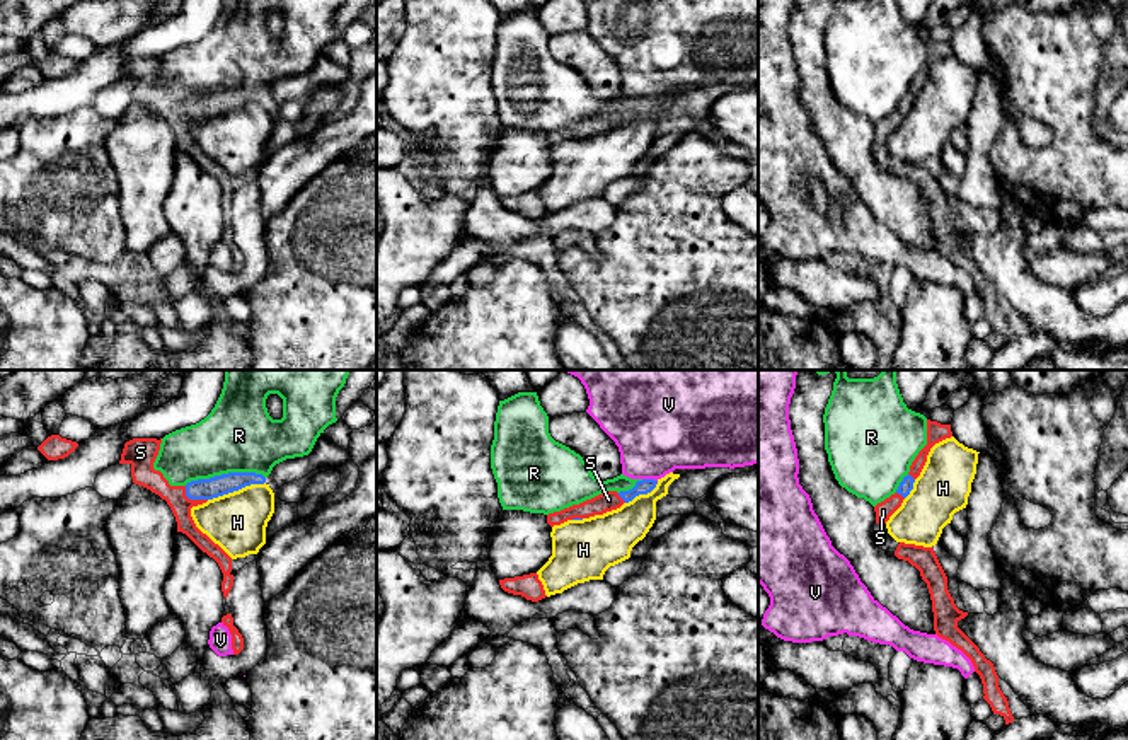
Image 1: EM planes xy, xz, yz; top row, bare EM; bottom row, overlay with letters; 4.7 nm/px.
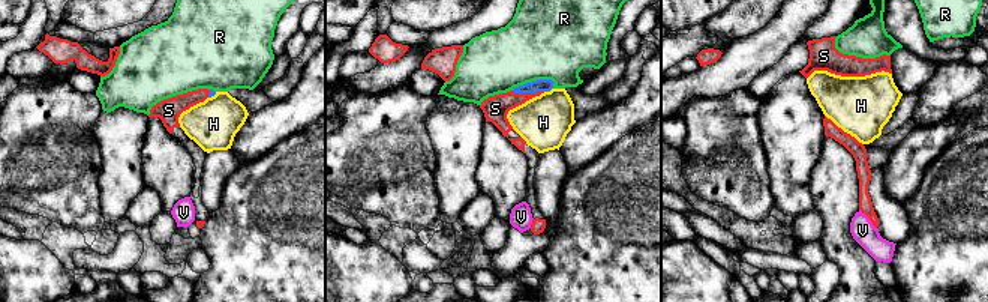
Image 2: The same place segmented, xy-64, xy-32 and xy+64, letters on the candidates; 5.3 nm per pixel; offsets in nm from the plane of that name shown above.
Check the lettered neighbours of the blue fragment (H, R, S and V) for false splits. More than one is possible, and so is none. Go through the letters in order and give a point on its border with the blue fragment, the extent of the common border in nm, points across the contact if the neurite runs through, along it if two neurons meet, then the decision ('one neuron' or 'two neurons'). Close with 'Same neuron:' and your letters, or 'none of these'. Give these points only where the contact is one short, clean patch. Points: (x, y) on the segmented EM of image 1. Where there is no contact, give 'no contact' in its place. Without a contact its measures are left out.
H: meets blue in xy at (235, 490); contact 280 nm long; border along xy (264, 481), (246, 485), (208, 500); two neurons
R: meets blue in xy at (224, 474); contact 380 nm long; border along xy (264, 476), (254, 473), (222, 473), (191, 479), (184, 485); two neurons
S: meets blue in xy at (193, 498); contact 130 nm long; runs through xy (222, 485), (201, 490), (193, 498), (171, 495), (147, 476); one neuron
V: meets blue in xz at (650, 479); contact 70 nm long; border along xz (643, 478), (656, 481); two neurons
Same neuron: S

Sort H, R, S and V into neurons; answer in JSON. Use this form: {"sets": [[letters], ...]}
{"sets": [["H"], ["R"], ["S"], ["V"]]}

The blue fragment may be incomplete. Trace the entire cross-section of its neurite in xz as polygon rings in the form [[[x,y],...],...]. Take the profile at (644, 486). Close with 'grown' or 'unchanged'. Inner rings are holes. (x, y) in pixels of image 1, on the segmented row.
[[[642,479],[637,481],[636,486],[629,491],[605,491],[591,500],[586,500],[579,505],[573,505],[561,512],[554,512],[547,515],[547,523],[550,527],[561,525],[567,520],[583,520],[595,515],[603,515],[607,512],[620,508],[624,503],[632,501],[639,494],[647,494],[656,488],[658,481],[654,479]]]; grown

